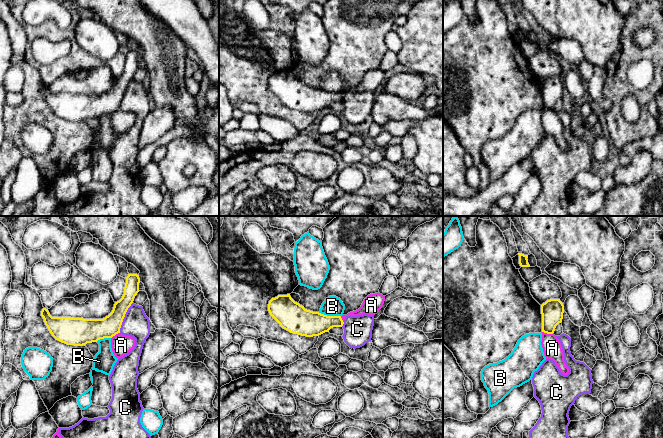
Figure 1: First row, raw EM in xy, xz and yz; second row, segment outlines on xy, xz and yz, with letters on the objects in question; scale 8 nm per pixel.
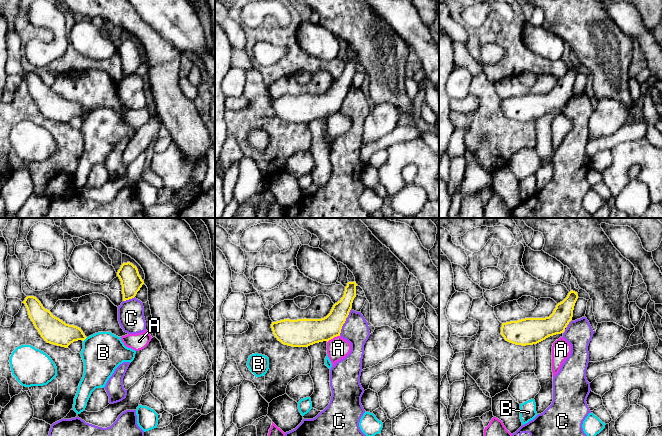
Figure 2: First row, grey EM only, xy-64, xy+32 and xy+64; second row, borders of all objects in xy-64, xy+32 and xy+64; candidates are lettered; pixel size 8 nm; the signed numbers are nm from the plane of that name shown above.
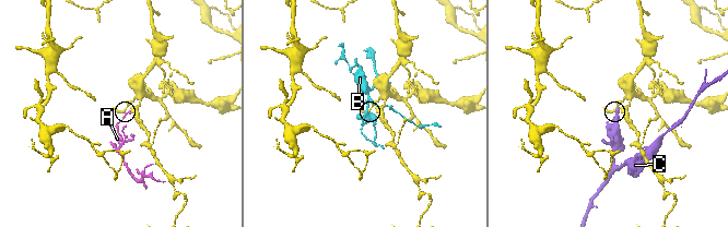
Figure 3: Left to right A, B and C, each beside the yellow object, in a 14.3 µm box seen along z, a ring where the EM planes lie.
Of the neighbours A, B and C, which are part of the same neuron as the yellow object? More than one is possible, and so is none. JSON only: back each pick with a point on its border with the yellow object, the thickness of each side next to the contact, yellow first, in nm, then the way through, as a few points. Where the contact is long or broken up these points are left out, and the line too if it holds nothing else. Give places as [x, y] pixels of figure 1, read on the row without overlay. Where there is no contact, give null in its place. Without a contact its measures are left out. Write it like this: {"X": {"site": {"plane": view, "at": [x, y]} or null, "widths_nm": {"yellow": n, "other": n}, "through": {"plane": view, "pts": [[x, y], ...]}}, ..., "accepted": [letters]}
{"accepted": []}

